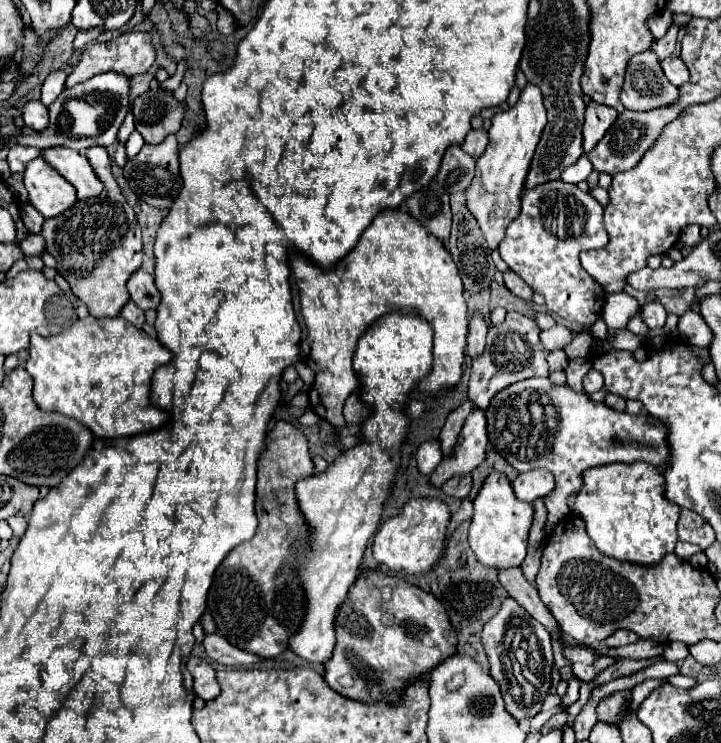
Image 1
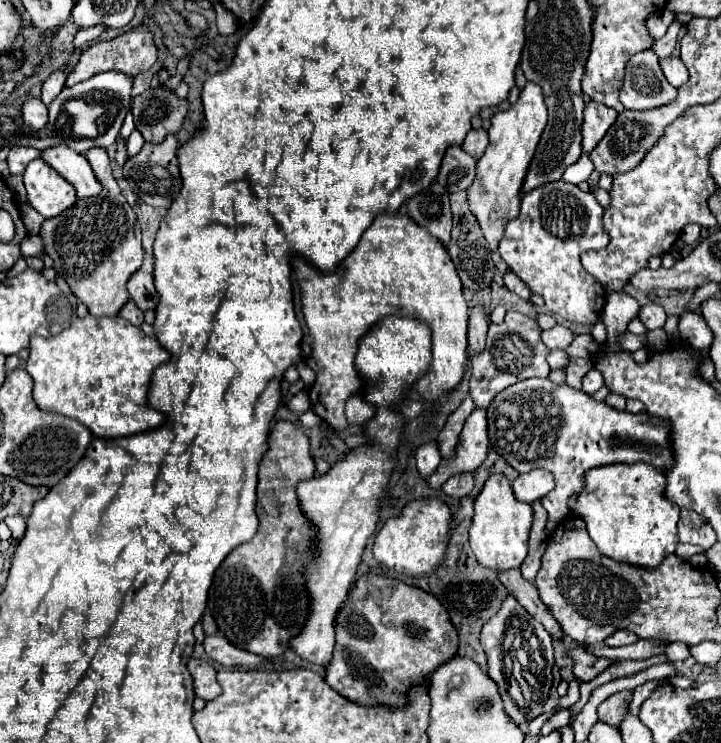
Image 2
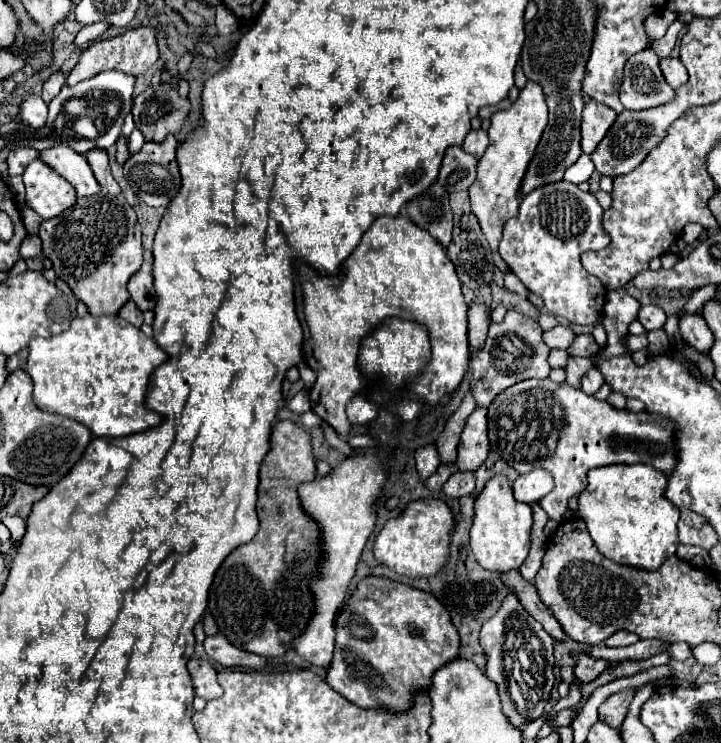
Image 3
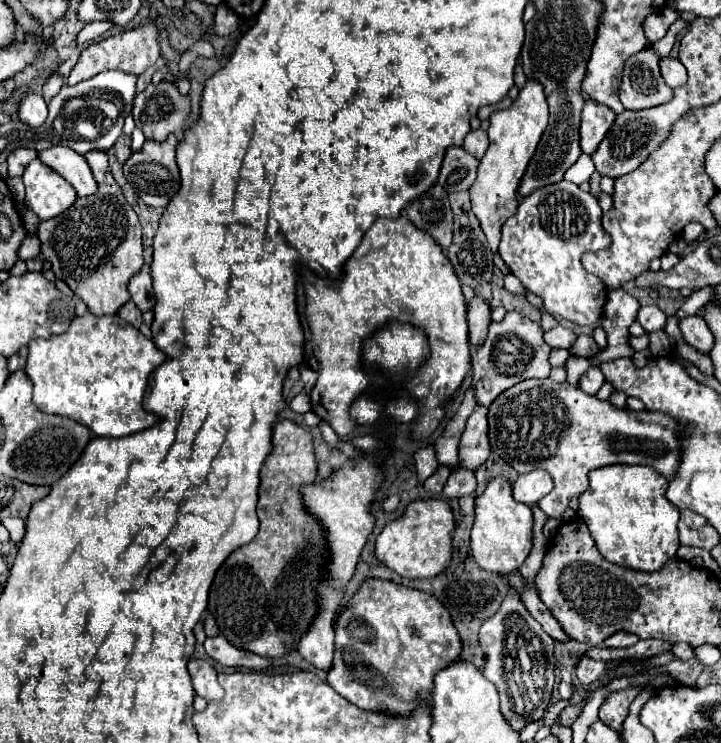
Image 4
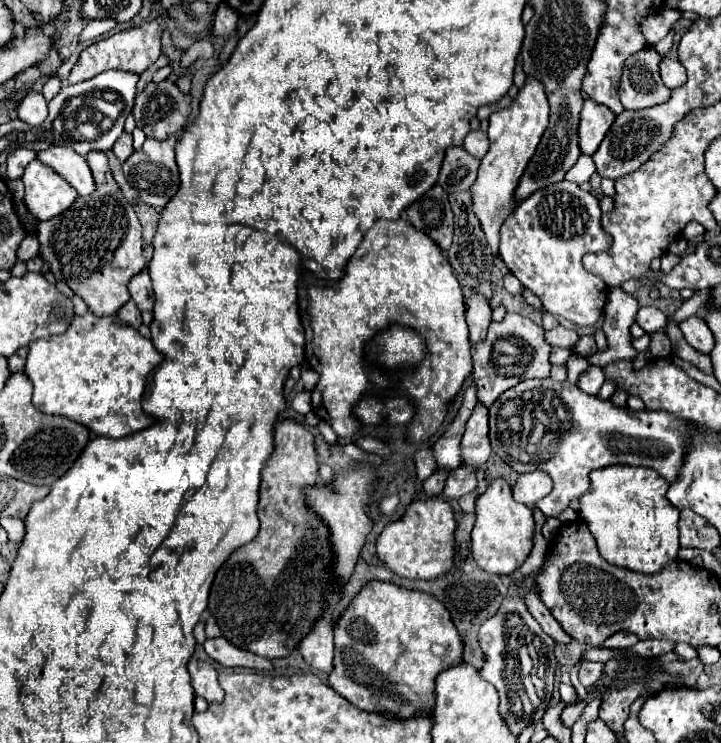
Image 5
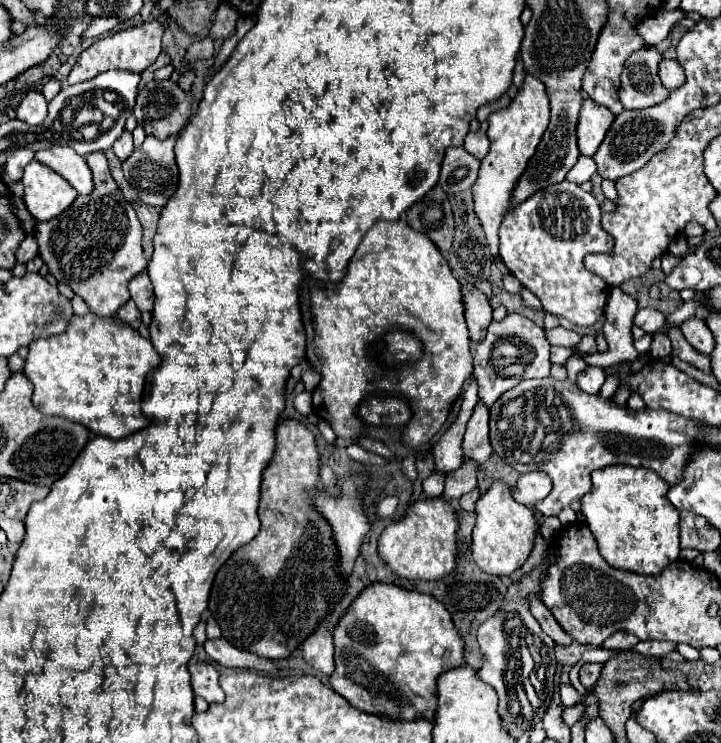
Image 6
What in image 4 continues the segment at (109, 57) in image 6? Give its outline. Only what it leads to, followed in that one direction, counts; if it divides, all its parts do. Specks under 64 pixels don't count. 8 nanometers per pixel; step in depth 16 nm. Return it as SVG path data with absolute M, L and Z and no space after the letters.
M144 24L144 26L138 26L138 28L126 30L122 34L116 34L112 38L94 42L86 50L82 50L78 64L72 68L72 72L68 76L68 84L74 86L76 82L88 80L88 78L92 78L92 76L96 76L104 70L112 70L112 68L128 72L128 74L142 74L158 60L158 56L160 56L158 28L156 28L156 24Z

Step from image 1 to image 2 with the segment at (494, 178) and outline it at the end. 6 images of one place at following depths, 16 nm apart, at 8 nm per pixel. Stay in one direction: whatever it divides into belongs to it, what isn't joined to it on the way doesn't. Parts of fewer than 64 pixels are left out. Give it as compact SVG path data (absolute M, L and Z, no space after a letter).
M526 84L526 88L520 92L518 102L510 110L496 112L492 116L492 126L488 130L490 144L484 156L476 164L476 178L472 186L466 190L470 212L476 216L491 251L498 250L500 240L504 238L506 224L520 212L520 194L524 176L528 172L530 160L534 156L544 126L546 126L544 96L536 84Z

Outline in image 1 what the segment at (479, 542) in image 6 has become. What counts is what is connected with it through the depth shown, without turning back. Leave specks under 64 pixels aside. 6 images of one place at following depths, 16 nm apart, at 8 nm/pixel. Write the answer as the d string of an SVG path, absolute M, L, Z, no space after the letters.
M490 472L486 476L472 504L474 504L474 516L468 532L468 542L478 562L482 562L484 566L492 566L496 570L520 566L526 556L528 530L534 520L534 506L530 502L516 498L510 480L502 472Z

